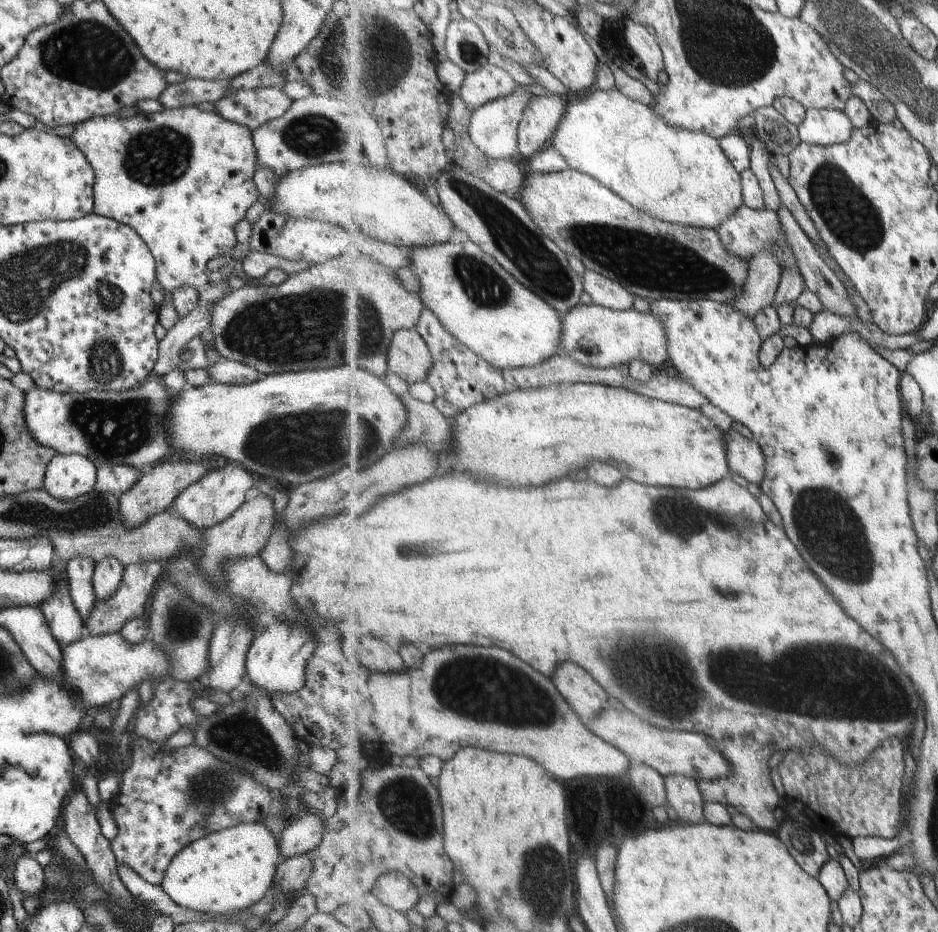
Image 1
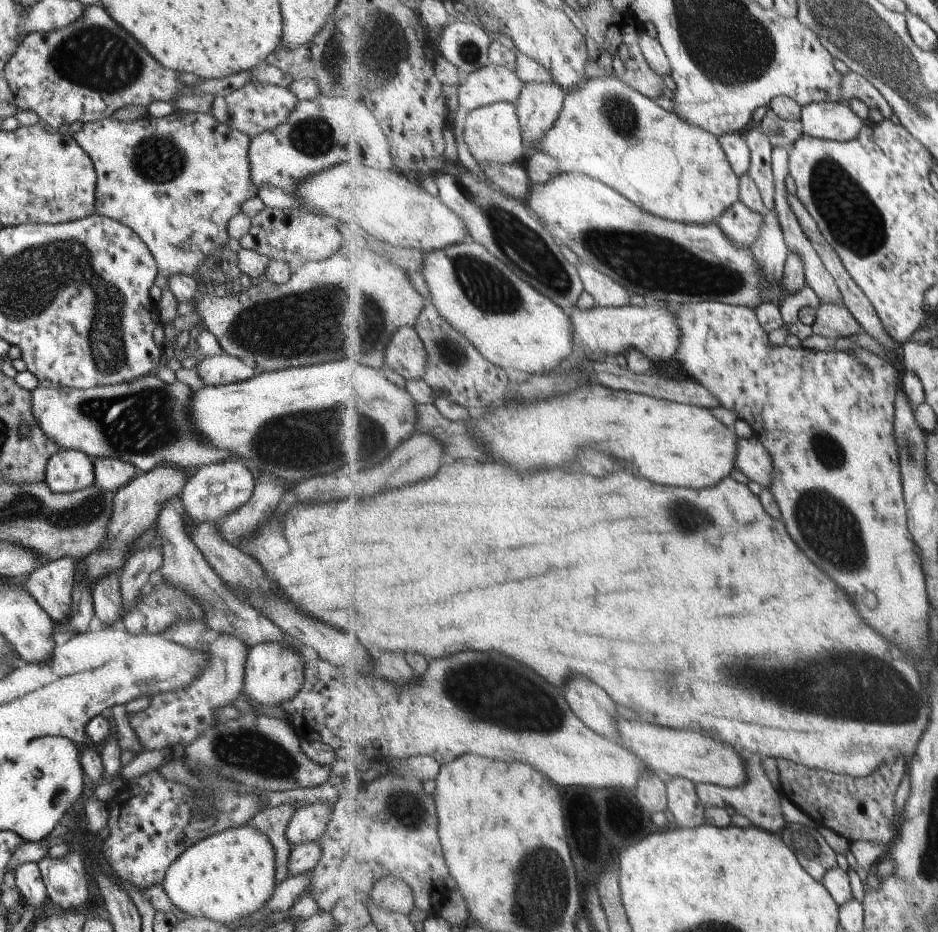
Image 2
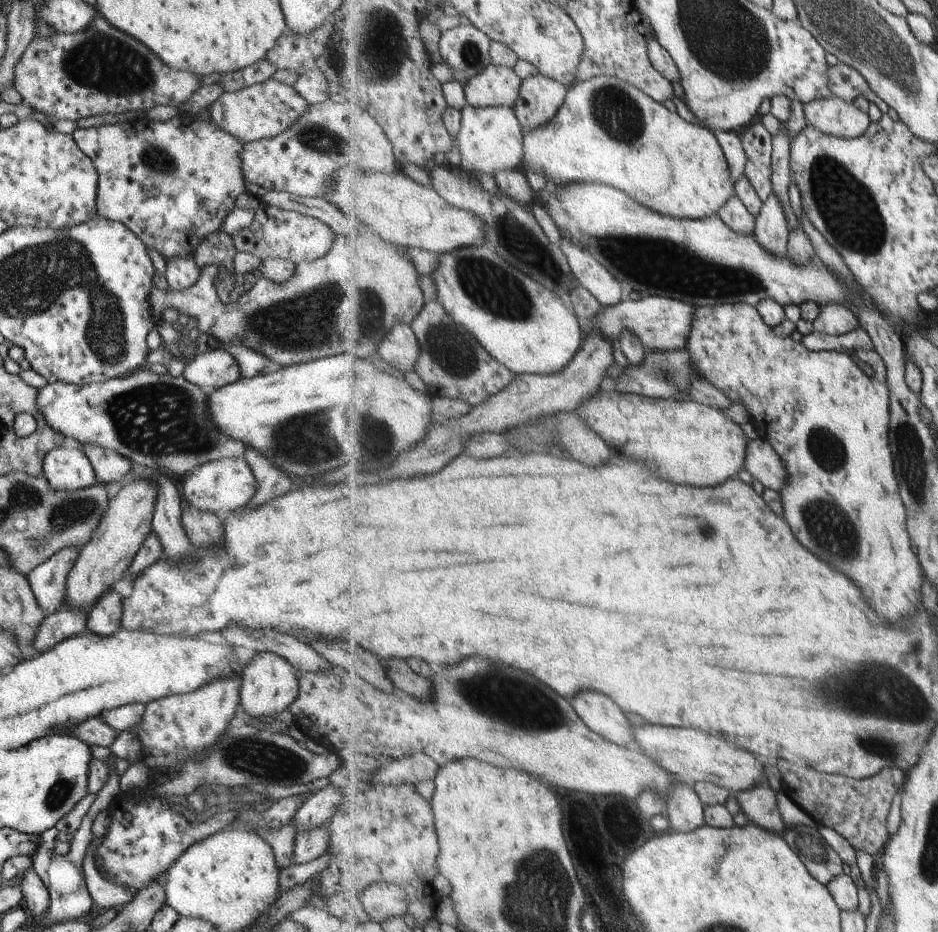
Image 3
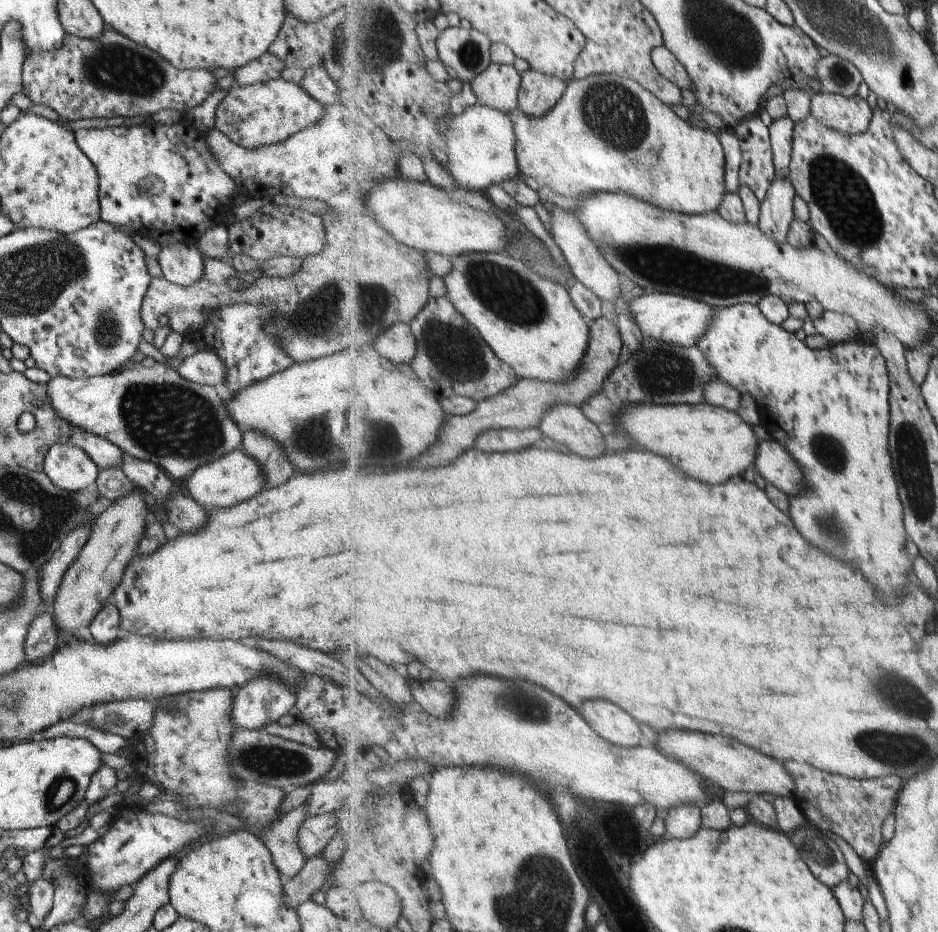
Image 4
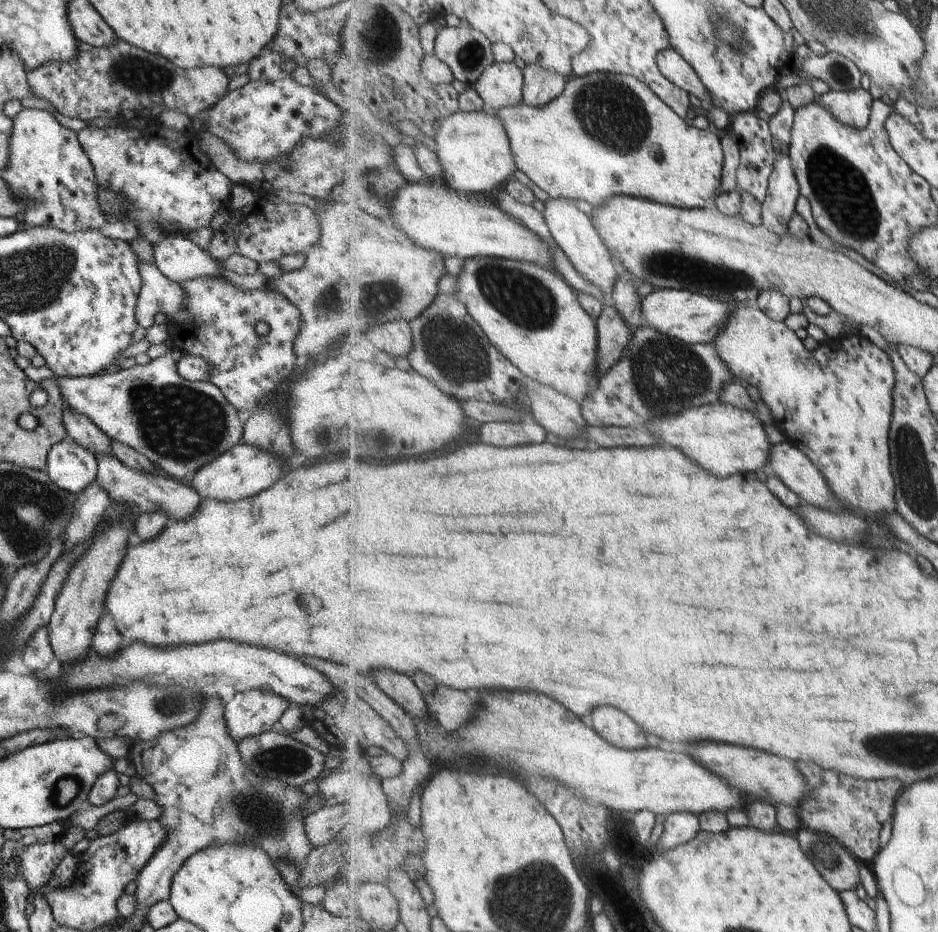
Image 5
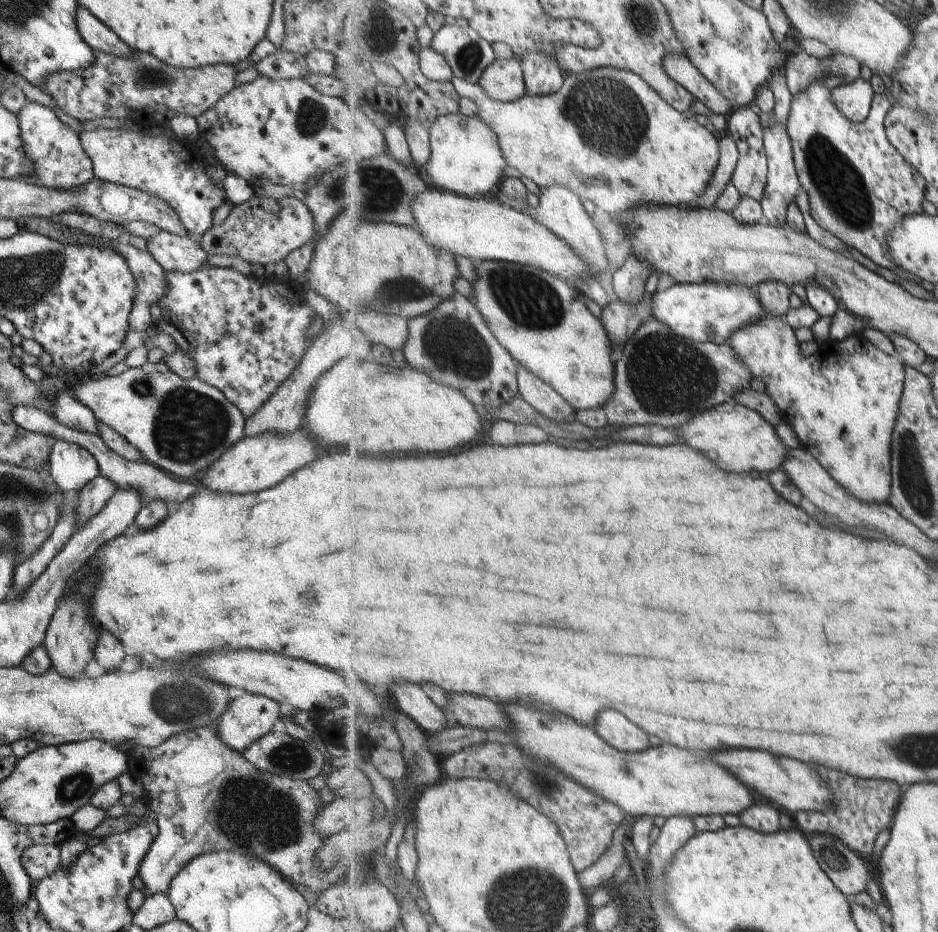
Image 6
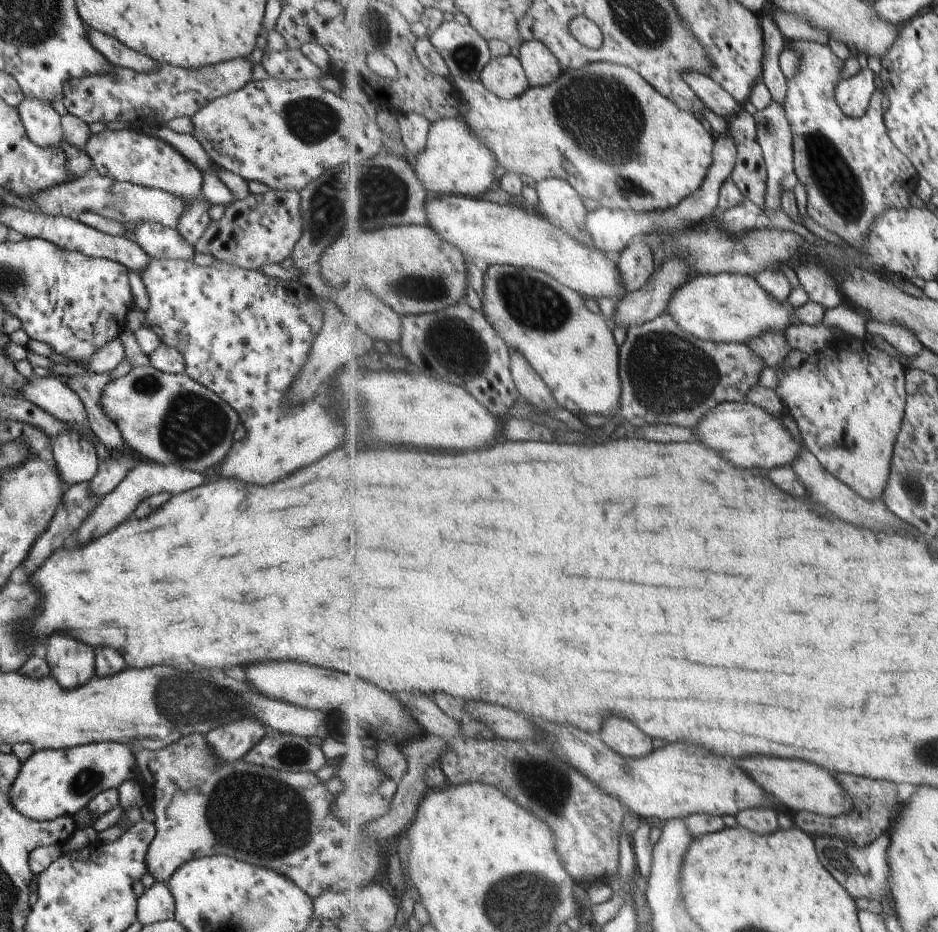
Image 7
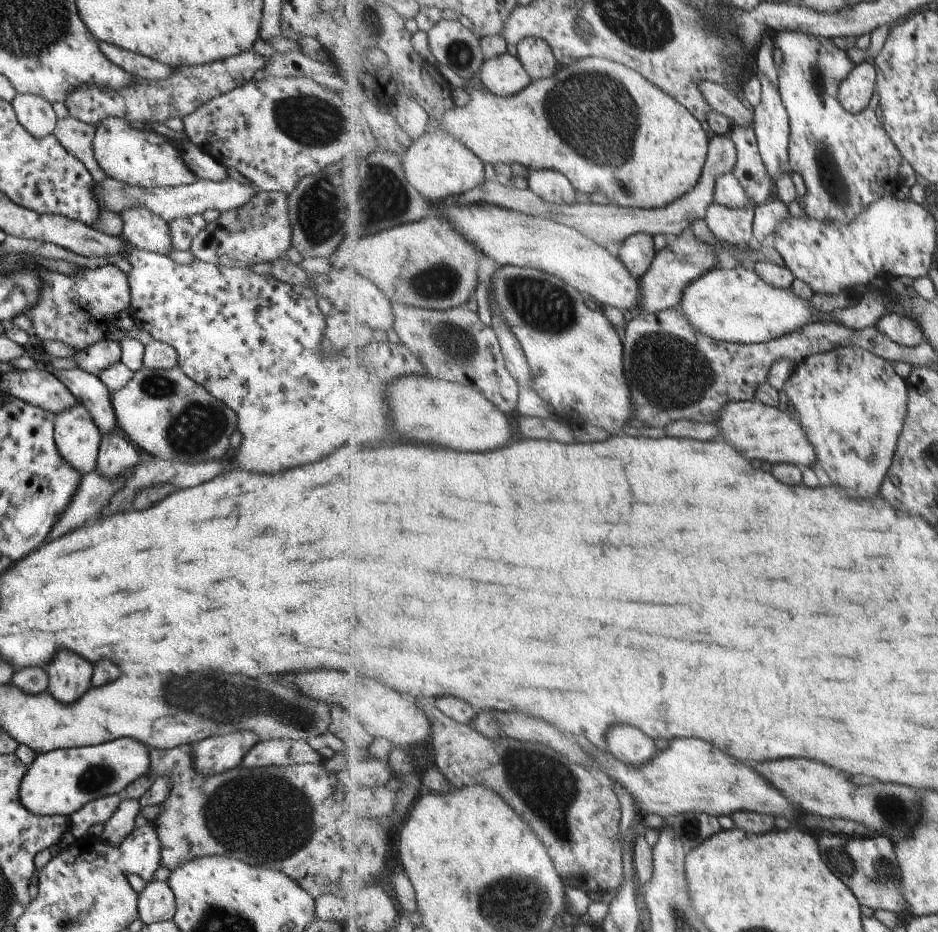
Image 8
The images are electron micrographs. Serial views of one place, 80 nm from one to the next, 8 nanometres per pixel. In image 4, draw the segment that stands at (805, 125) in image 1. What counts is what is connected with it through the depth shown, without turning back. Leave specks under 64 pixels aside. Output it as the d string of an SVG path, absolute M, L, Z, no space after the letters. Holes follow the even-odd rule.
M826 91L812 95L810 110L810 114L825 126L848 134L866 132L874 117L874 110L860 96L848 98Z

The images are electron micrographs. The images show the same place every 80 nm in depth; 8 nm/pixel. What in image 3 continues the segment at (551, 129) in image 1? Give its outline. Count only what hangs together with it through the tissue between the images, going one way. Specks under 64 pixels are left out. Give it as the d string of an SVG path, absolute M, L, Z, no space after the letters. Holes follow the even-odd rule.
M541 74L522 80L522 90L514 106L522 128L533 130L553 120L566 102L567 92L565 84Z

